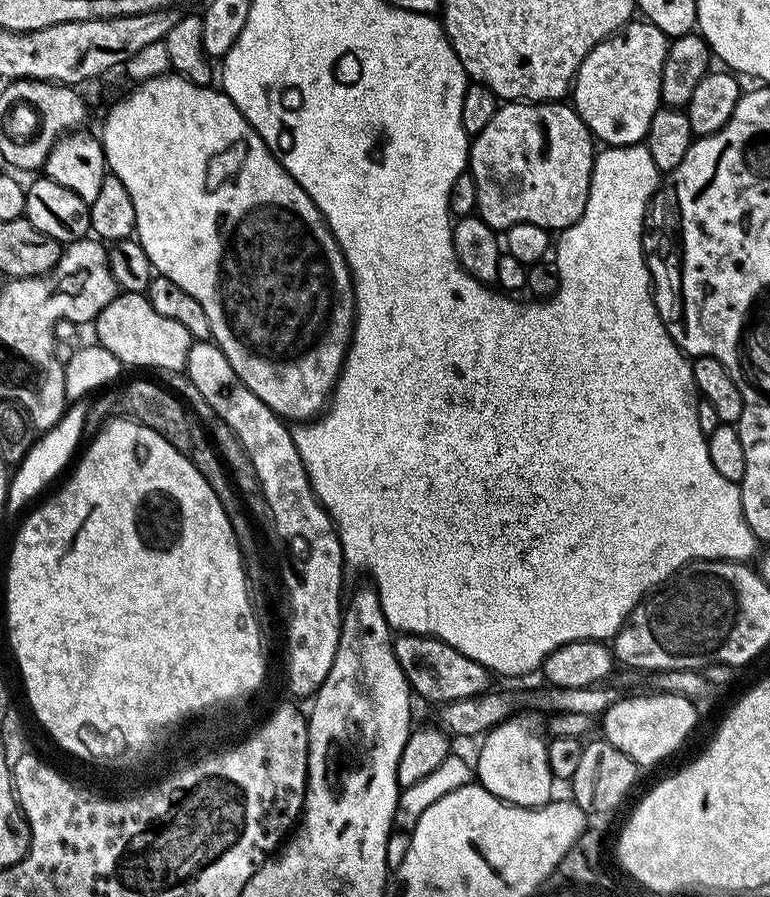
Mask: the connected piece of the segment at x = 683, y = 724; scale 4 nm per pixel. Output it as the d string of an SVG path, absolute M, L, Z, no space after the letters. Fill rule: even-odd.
M656 692L652 696L625 695L614 706L604 711L603 739L610 742L622 754L626 754L637 766L656 764L676 752L684 744L684 739L696 728L696 708L693 701L669 692Z

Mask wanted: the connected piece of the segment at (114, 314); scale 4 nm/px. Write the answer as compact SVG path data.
M120 292L108 305L95 313L96 336L101 348L110 350L121 365L132 368L161 368L164 372L185 371L188 355L194 343L186 326L158 314L143 292Z

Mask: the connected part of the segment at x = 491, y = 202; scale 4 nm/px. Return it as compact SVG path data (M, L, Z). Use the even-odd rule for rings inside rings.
M504 102L500 109L490 118L486 130L482 130L471 141L470 151L468 153L468 162L470 171L476 189L478 198L476 199L476 212L480 219L497 230L508 228L511 224L518 222L534 222L534 226L542 226L549 230L563 230L580 221L582 210L586 210L588 201L588 191L590 190L590 178L592 177L592 161L594 159L594 137L589 132L588 127L582 122L582 118L576 113L576 109L564 102Z

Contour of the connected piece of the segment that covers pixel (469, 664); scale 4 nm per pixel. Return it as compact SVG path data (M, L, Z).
M400 634L395 637L392 649L398 658L398 666L402 666L402 674L406 674L408 687L419 699L421 696L424 700L433 700L433 705L439 706L489 691L488 669L466 658L466 654L454 650L454 646L446 642L435 640L432 636Z

